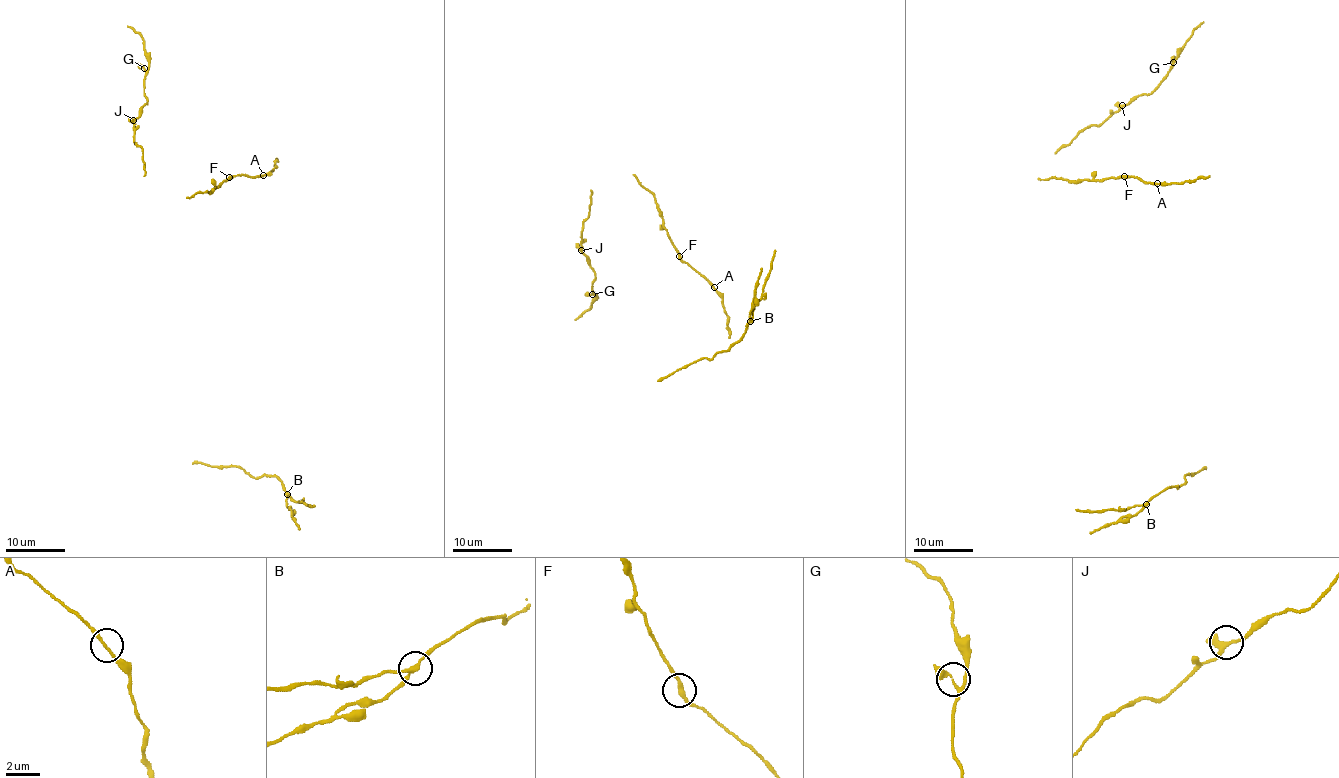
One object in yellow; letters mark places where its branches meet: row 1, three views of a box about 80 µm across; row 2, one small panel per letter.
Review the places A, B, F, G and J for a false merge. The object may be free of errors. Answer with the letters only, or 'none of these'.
B

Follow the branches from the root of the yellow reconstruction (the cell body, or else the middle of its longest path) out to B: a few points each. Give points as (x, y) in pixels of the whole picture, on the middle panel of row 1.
B: (660, 378), (729, 349), (741, 337), (751, 320)

